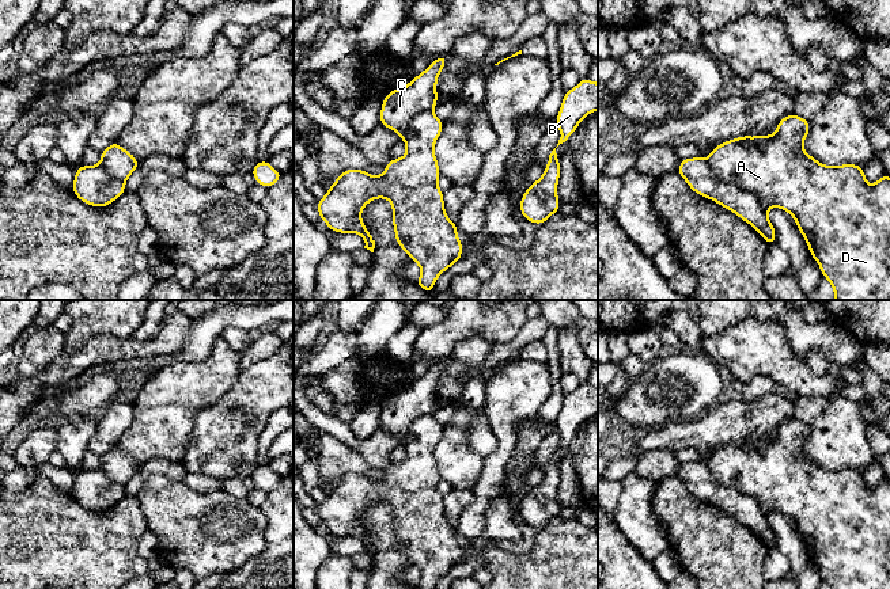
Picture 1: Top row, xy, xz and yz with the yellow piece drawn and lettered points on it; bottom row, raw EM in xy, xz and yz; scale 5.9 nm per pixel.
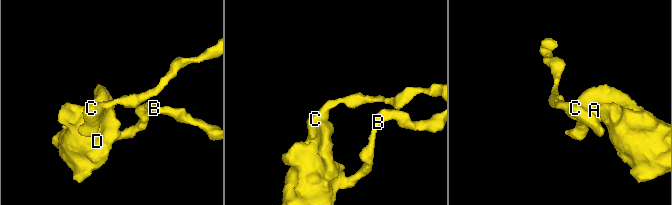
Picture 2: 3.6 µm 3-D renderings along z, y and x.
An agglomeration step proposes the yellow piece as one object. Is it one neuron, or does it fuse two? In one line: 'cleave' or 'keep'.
cleave

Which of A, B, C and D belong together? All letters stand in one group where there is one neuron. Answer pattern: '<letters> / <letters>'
A B D / C

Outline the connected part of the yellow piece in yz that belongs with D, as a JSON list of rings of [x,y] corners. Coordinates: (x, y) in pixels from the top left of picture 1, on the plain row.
[[[792,417],[780,423],[772,440],[741,440],[728,444],[716,449],[707,464],[724,486],[754,497],[765,516],[777,510],[792,520],[811,562],[818,566],[822,581],[832,589],[890,589],[890,480],[883,478],[876,487],[867,489],[861,470],[821,468],[803,453],[808,437],[810,425]]]

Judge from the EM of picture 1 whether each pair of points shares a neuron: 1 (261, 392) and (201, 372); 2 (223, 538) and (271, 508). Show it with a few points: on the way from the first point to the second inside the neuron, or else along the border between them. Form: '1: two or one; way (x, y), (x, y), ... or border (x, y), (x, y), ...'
1: two; border (241, 371), (234, 384), (211, 406)
2: two; border (260, 508), (266, 520), (266, 544)

